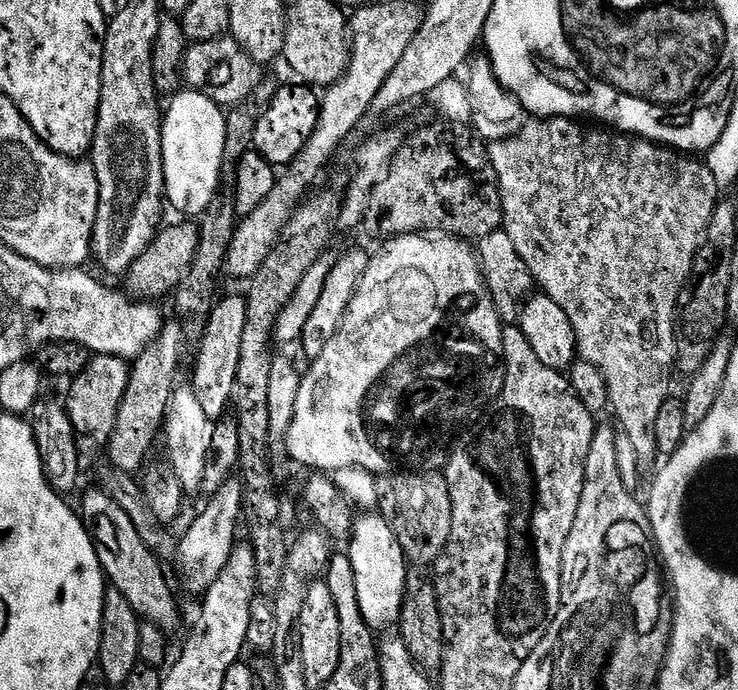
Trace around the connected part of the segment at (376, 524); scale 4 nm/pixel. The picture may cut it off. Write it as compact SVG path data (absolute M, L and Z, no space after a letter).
M379 514L361 515L352 526L352 538L346 545L346 554L354 566L354 582L358 582L358 606L362 606L362 618L374 630L395 629L400 622L404 590L408 587L410 565L404 558L394 530Z

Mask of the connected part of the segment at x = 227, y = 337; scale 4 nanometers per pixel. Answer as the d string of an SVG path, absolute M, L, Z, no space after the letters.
M243 295L217 299L211 305L208 322L199 337L200 353L196 356L196 369L192 372L190 387L198 398L206 418L213 422L221 420L229 411L236 395L236 379L242 349L242 332L245 329L247 302Z

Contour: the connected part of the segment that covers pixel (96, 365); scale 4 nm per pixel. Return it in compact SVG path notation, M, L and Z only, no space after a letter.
M98 354L88 364L87 370L69 383L71 386L64 397L64 405L77 435L88 436L100 446L107 443L117 424L118 410L125 397L130 372L131 367L123 357Z

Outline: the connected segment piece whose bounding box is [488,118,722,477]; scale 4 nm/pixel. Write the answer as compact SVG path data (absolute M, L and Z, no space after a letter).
M532 118L532 119L529 119L529 120L528 120L528 121L527 121L527 123L525 123L525 125L524 125L524 127L523 127L523 128L522 128L522 129L521 129L521 131L520 131L520 132L518 132L518 133L516 133L516 134L514 134L514 135L513 135L513 136L512 136L512 137L510 137L510 138L509 138L509 139L508 139L508 140L502 140L502 141L498 141L498 142L496 142L496 143L493 143L493 144L492 144L492 145L491 145L491 147L489 147L489 148L488 148L488 149L490 149L490 150L489 150L489 152L488 152L488 160L489 160L489 162L490 162L490 163L492 163L492 168L493 168L493 170L494 170L494 171L496 171L496 180L497 180L497 182L498 182L498 183L500 183L500 199L498 199L498 205L499 205L499 208L500 208L500 211L502 211L502 213L503 213L503 223L502 223L502 228L503 228L503 231L506 231L506 232L510 232L510 233L513 233L513 234L521 234L521 233L520 233L520 232L528 232L528 233L526 233L526 234L525 234L525 236L524 236L524 240L525 240L525 242L526 242L526 243L528 243L528 244L529 244L529 248L528 248L528 252L524 252L524 251L521 251L521 252L520 252L520 253L519 253L519 256L518 256L518 258L519 258L519 260L521 260L521 261L522 261L522 262L526 262L526 266L527 266L527 267L528 267L528 269L529 269L529 270L530 270L530 274L531 274L531 275L532 275L532 279L533 279L533 281L535 281L535 283L536 283L536 284L537 284L537 285L538 285L538 288L539 288L539 291L540 291L540 292L541 292L541 293L543 293L543 295L545 295L545 296L549 296L549 297L550 297L550 298L554 298L554 302L558 302L558 306L562 306L562 310L566 310L566 314L567 314L567 315L568 315L568 317L569 317L569 318L570 318L570 326L574 326L574 334L575 334L575 335L576 335L576 350L577 350L577 353L578 353L578 356L579 356L579 359L580 359L580 360L581 360L581 361L584 361L584 362L586 362L586 363L592 363L592 364L593 364L593 365L594 365L594 366L596 366L596 367L597 367L597 368L598 368L598 370L599 370L599 371L600 371L600 372L601 372L601 374L602 374L602 375L603 375L603 376L604 376L604 386L605 386L605 389L606 389L606 400L607 400L607 403L608 403L608 404L609 404L609 405L610 405L610 412L611 412L611 408L612 408L612 412L613 412L613 414L614 414L614 415L616 415L616 420L617 420L617 421L616 421L616 420L615 420L615 423L616 423L616 424L617 424L617 425L618 425L618 428L619 428L619 431L620 431L620 432L621 432L621 433L622 433L622 436L623 436L623 439L624 439L624 440L625 440L625 441L626 441L626 444L627 444L627 440L626 440L626 439L628 439L628 444L629 444L629 446L630 446L630 447L632 447L632 456L633 456L633 458L634 458L634 459L636 459L636 468L637 468L637 470L638 470L638 471L640 471L640 472L641 472L641 474L642 474L642 475L644 475L644 476L648 476L648 475L649 475L649 476L648 476L648 477L651 477L651 476L652 476L652 475L653 475L653 472L654 472L654 469L655 469L655 468L656 468L656 467L657 467L657 464L656 464L656 451L658 451L658 450L659 450L659 448L660 448L660 444L659 444L659 442L658 442L658 441L656 441L656 427L658 427L658 426L659 426L659 424L660 424L660 415L662 415L662 414L663 414L663 412L664 412L664 403L666 403L666 402L667 402L667 400L668 400L668 395L670 395L670 394L671 394L671 392L672 392L672 384L673 384L673 385L674 385L674 369L675 369L675 367L676 367L676 309L677 309L677 307L678 307L678 305L679 305L679 302L680 302L680 296L681 296L681 295L682 295L682 293L683 293L683 292L684 292L684 287L685 287L685 286L686 286L686 285L687 285L687 284L688 284L688 279L689 279L689 278L690 278L690 274L691 274L691 273L692 273L692 267L693 267L693 266L694 266L694 258L695 258L695 257L696 257L696 255L697 255L697 254L698 254L698 250L699 250L699 249L700 249L700 248L701 248L701 247L702 247L702 245L703 245L703 244L704 244L704 239L705 239L705 238L706 238L706 234L707 234L707 233L708 233L708 227L709 227L709 226L710 226L710 222L711 222L711 221L712 221L712 219L713 219L713 218L714 218L714 210L715 210L715 209L716 209L716 206L717 206L717 204L719 204L719 203L721 203L721 200L722 200L722 190L721 190L721 188L720 188L720 187L718 187L718 186L717 186L717 184L716 184L716 183L715 183L715 182L714 182L714 174L710 174L710 170L709 170L709 169L708 169L708 166L707 166L707 163L704 163L704 162L701 162L701 161L700 161L700 164L699 164L699 162L698 162L698 161L696 161L696 160L699 160L699 159L696 159L696 158L693 158L693 157L692 157L692 156L691 156L691 155L688 155L688 154L685 154L685 153L683 153L683 152L681 152L681 151L679 151L679 150L673 150L673 149L671 149L671 148L669 148L669 147L667 147L667 146L661 146L661 145L659 145L659 144L657 144L657 143L655 143L655 142L653 142L653 141L650 141L650 140L645 140L645 139L643 139L643 138L641 138L641 137L638 137L638 136L633 136L633 135L631 135L631 134L621 134L621 133L620 133L620 132L619 132L619 131L616 131L616 130L605 130L605 129L604 129L604 128L603 128L603 127L600 127L600 126L592 126L592 127L596 127L596 128L583 128L583 126L582 126L582 125L580 125L580 124L583 124L583 123L580 123L580 122L577 122L577 121L576 121L576 120L575 120L575 119L572 119L572 118Z

